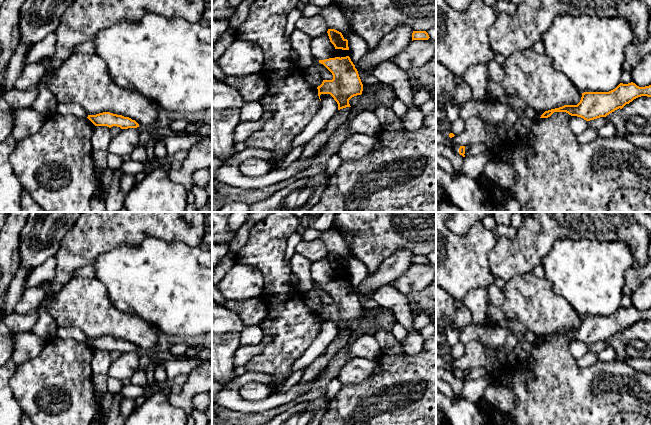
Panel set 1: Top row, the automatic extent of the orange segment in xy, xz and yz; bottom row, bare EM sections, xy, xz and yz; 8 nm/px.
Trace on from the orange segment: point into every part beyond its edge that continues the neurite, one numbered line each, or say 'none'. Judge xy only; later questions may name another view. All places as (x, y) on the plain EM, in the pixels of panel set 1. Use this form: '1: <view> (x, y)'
none

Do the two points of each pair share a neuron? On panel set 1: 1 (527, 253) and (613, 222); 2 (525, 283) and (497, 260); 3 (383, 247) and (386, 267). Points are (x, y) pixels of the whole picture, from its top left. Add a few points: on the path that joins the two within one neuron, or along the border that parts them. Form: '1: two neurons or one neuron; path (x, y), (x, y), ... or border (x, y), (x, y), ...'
1: one neuron; path (548, 232), (558, 222), (592, 222)
2: two neurons; border (531, 273), (517, 274), (506, 281)
3: two neurons; border (407, 249), (398, 249), (369, 275)

